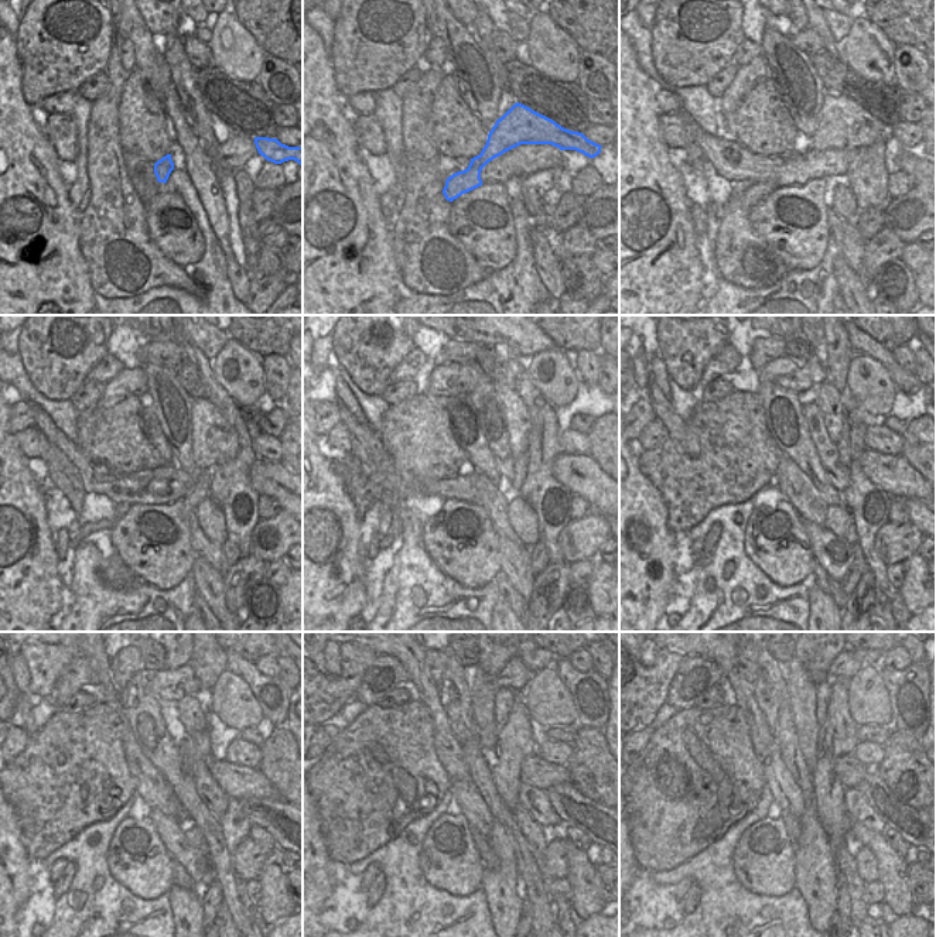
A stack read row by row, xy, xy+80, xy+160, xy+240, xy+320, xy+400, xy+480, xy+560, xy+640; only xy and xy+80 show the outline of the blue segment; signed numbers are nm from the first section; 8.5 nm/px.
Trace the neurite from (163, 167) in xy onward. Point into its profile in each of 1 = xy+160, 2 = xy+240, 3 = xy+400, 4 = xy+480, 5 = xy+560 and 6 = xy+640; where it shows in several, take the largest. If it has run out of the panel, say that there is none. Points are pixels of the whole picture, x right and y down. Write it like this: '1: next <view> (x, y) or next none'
1: next xy+160 (844, 125)
2: next xy+240 (214, 440)
3: next xy+400 (829, 400)
4: next xy+480 (191, 708)
5: next xy+560 (504, 700)
6: next xy+640 (823, 691)

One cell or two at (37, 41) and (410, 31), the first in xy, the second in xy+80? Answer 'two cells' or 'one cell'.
one cell

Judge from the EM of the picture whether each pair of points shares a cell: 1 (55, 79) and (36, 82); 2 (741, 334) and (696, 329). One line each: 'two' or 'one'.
1: one
2: two

